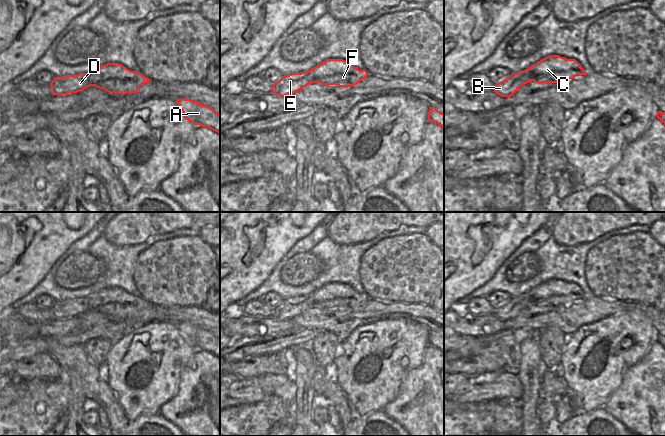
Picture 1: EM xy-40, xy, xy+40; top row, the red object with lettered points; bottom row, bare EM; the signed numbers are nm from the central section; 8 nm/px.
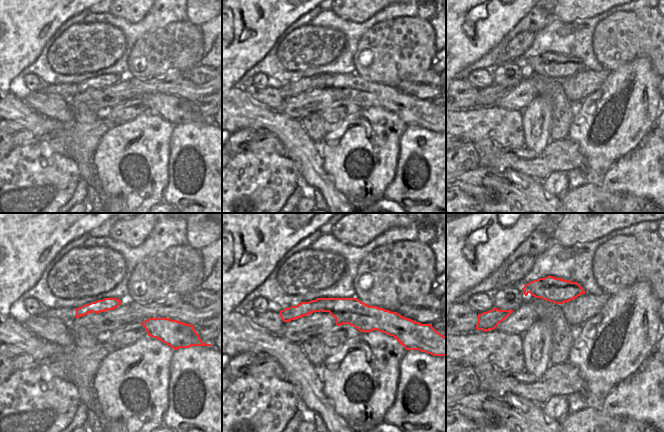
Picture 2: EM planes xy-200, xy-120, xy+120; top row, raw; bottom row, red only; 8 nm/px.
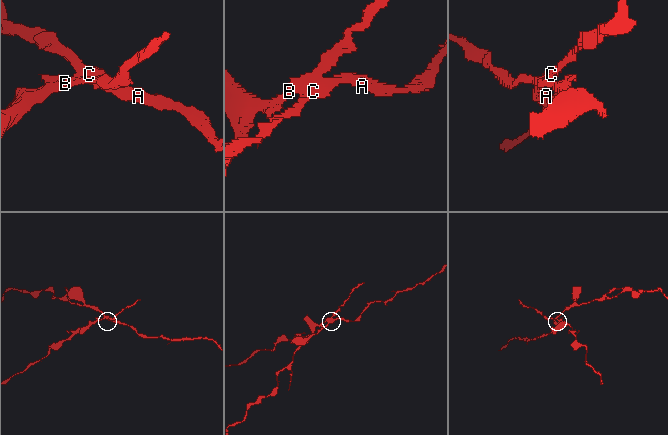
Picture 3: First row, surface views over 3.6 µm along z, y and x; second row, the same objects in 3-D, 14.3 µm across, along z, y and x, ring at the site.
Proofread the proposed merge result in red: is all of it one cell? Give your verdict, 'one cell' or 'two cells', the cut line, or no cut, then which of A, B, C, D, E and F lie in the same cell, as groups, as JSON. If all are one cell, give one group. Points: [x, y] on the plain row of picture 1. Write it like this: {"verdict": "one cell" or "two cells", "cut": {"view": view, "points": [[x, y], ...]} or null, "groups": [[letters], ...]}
{"verdict": "two cells", "cut": {"view": "xy+40", "points": [[527, 293], [535, 299], [532, 304]]}, "groups": [["A", "C", "F"], ["B", "D", "E"]]}

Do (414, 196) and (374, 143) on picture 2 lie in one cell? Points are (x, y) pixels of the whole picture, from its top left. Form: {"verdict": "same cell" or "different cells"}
{"verdict": "different cells"}

